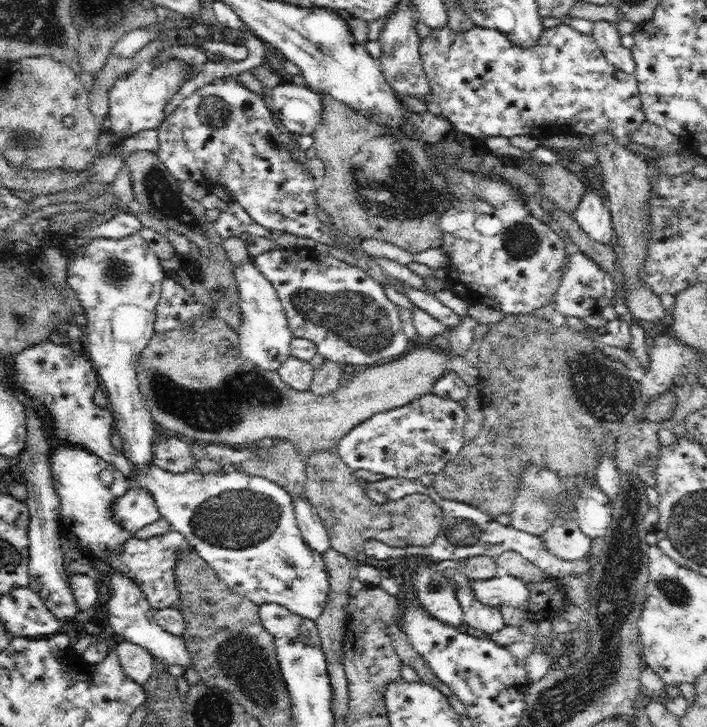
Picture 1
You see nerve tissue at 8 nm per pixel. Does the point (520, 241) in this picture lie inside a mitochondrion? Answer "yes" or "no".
yes

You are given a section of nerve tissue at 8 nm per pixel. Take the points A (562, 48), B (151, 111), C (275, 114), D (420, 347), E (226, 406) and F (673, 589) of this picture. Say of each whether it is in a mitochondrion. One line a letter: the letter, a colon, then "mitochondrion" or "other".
A: other
B: other
C: other
D: other
E: mitochondrion
F: mitochondrion

